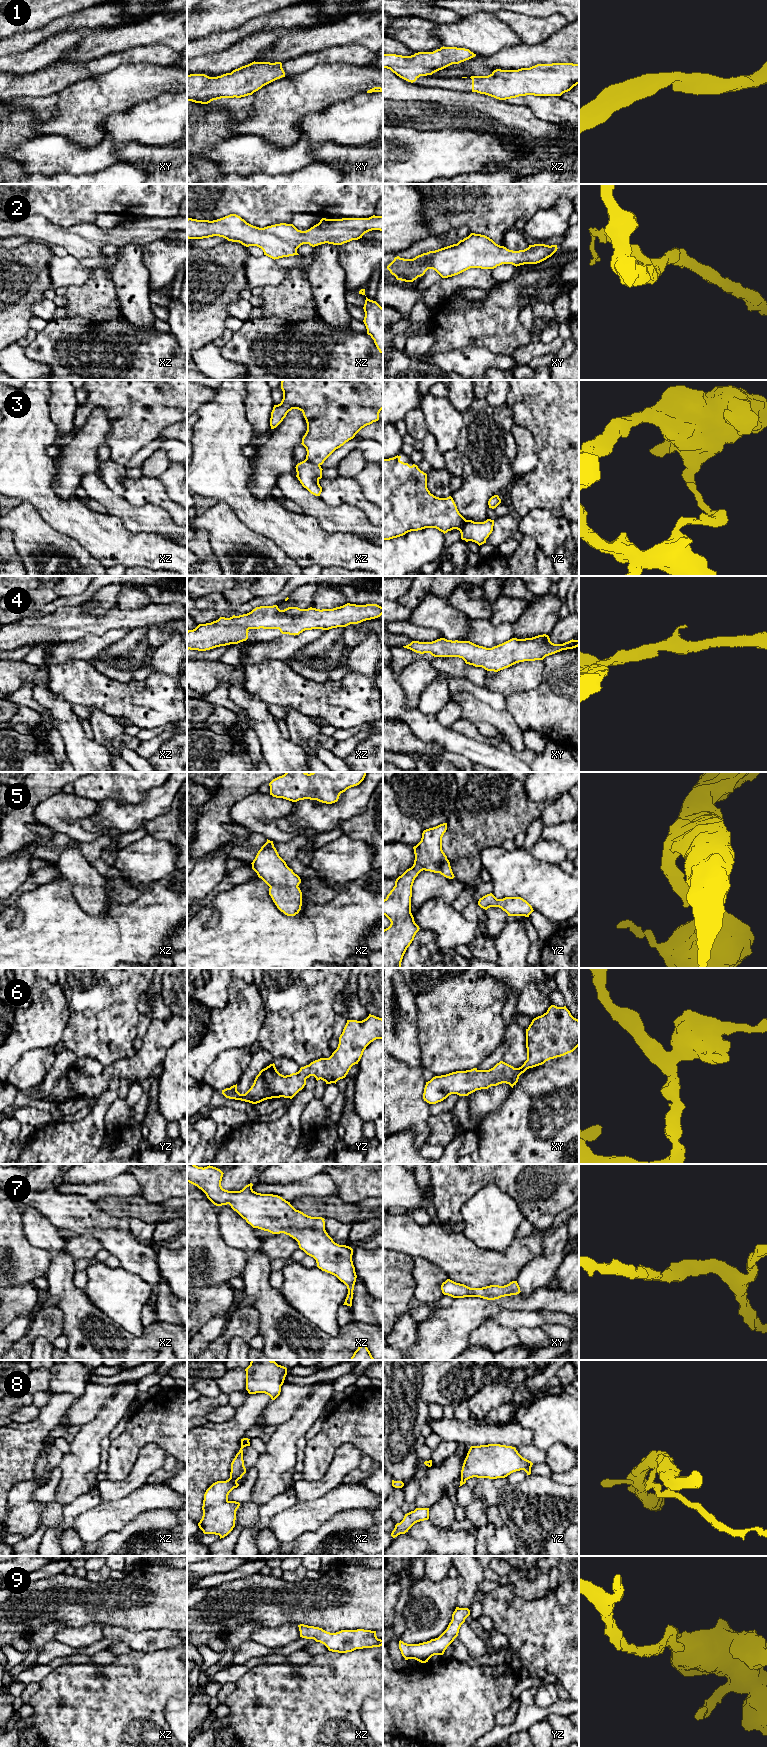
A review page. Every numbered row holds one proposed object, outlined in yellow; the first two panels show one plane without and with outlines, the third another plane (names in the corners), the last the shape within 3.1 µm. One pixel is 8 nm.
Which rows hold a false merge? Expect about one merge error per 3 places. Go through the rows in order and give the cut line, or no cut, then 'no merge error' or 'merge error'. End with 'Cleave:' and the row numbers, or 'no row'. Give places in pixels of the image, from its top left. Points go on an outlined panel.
1: no cut; no merge error
2: no cut; no merge error
3: cut in xz along (306, 458), (319, 465); merge error
4: no cut; no merge error
5: no cut; no merge error
6: no cut; no merge error
7: no cut; no merge error
8: cut in xz along (244, 1438), (241, 1443); merge error
9: no cut; no merge error
Cleave: 3, 8

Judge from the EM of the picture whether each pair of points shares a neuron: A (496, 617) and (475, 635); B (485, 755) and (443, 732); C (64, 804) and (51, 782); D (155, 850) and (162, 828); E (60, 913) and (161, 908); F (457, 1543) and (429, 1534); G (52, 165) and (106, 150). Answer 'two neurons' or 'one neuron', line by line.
A: two neurons
B: one neuron
C: two neurons
D: two neurons
E: one neuron
F: one neuron
G: one neuron

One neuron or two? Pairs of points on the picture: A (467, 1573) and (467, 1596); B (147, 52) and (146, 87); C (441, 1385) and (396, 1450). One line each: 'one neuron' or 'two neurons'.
A: one neuron
B: two neurons
C: two neurons

